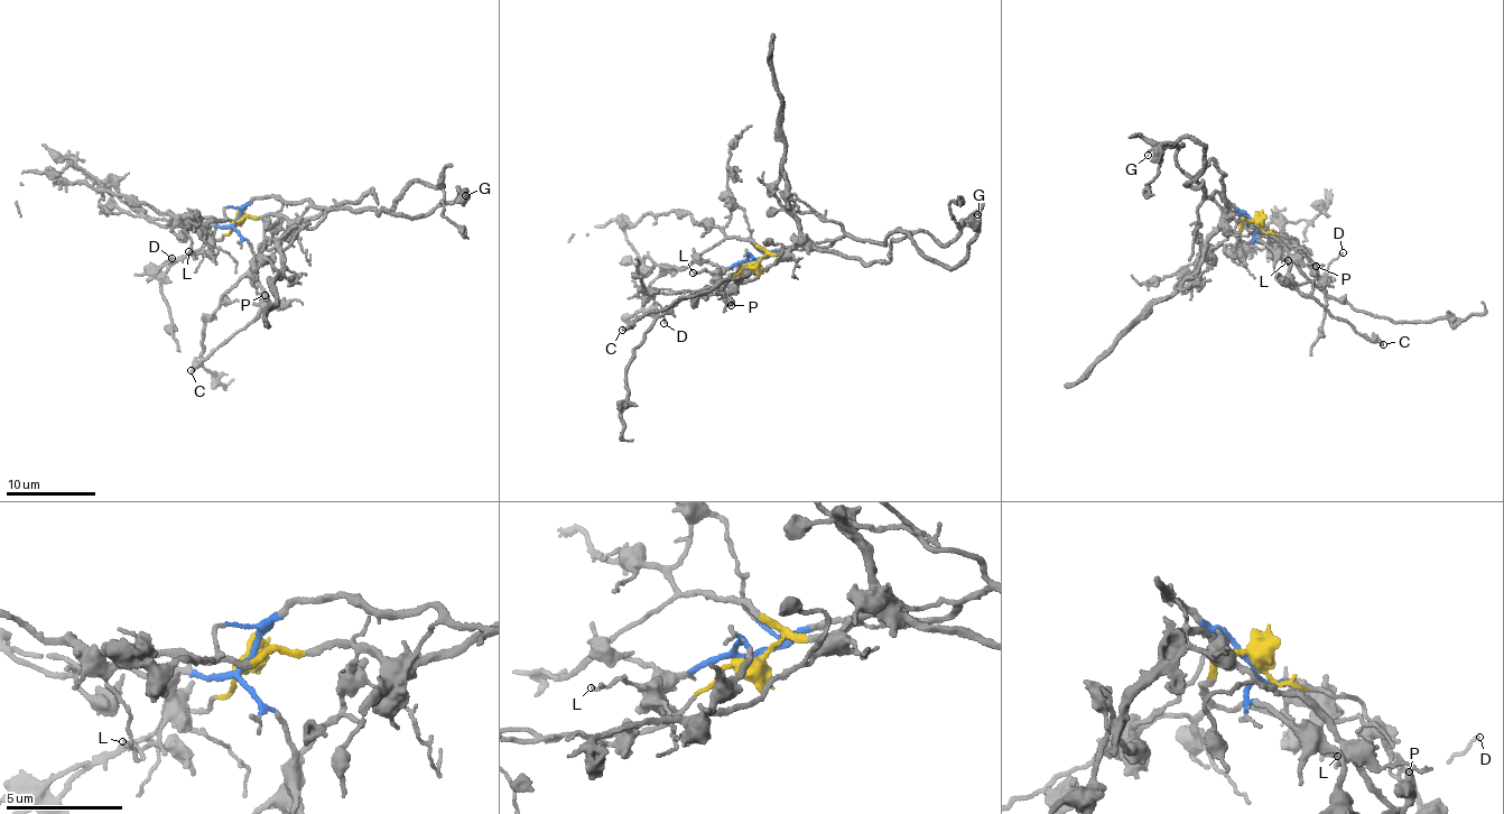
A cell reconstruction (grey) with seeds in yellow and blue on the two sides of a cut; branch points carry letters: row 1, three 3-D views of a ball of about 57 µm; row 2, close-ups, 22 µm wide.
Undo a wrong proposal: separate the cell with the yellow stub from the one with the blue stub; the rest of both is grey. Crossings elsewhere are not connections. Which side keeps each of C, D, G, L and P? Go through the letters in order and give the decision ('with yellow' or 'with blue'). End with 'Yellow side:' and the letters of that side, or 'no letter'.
C: with blue
D: with yellow
G: with blue
L: with blue
P: with blue
Yellow side: D

